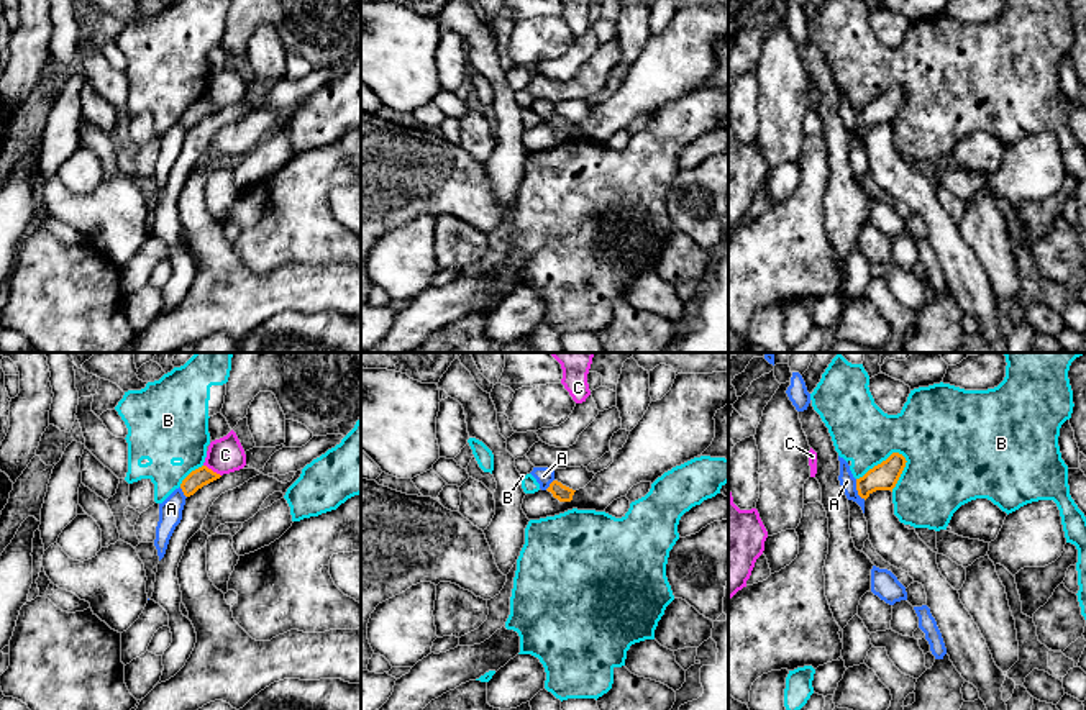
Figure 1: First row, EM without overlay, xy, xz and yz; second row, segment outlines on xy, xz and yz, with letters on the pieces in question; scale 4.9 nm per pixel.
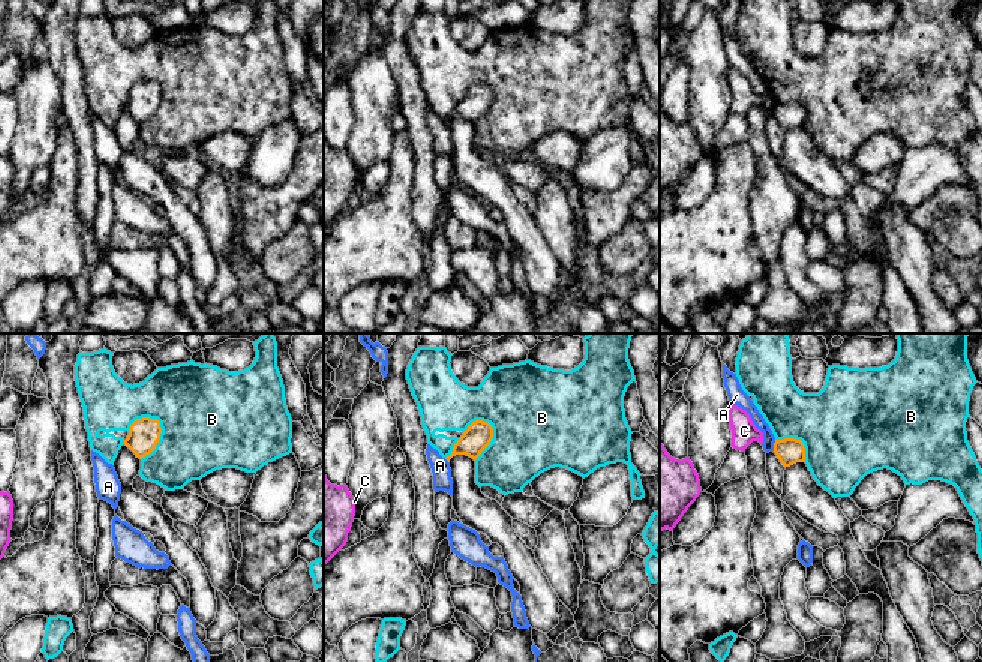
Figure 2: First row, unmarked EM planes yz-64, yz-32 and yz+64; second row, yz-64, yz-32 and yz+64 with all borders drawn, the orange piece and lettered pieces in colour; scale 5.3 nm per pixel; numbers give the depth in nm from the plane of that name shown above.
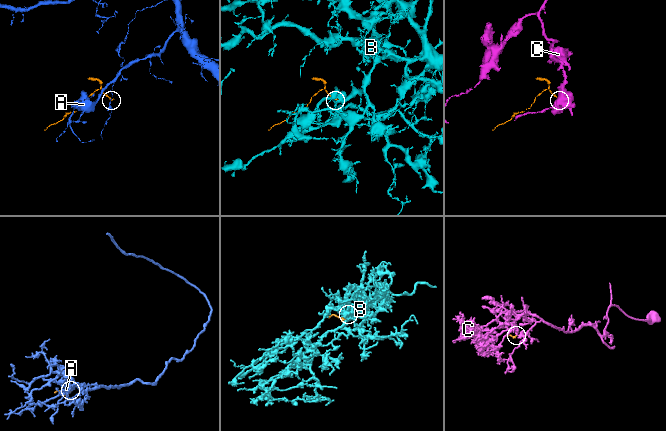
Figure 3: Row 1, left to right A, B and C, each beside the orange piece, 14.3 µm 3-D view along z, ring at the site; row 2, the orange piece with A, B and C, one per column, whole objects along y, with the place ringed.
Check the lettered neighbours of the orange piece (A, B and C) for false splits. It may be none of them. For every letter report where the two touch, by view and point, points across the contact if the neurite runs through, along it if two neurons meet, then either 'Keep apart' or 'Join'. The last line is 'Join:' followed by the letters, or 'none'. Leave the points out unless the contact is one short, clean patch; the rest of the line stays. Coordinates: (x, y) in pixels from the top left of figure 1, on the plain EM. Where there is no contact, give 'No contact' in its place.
A: Touches orange at yz (857, 122). Boundary: yz (855, 112), (855, 122), (865, 131). Keep apart
B: Touches orange at yz (883, 94). Keep apart
C: Touches orange at xy (210, 102). Boundary: xy (204, 97), (220, 109). Keep apart
Join: none

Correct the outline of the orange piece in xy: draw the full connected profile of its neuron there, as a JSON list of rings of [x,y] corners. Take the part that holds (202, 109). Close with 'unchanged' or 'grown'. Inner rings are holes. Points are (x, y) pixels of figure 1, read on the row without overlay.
[[[202,98],[195,103],[192,103],[180,116],[180,121],[185,130],[194,128],[198,121],[203,118],[220,112],[221,108],[208,102],[207,98]]]; unchanged

